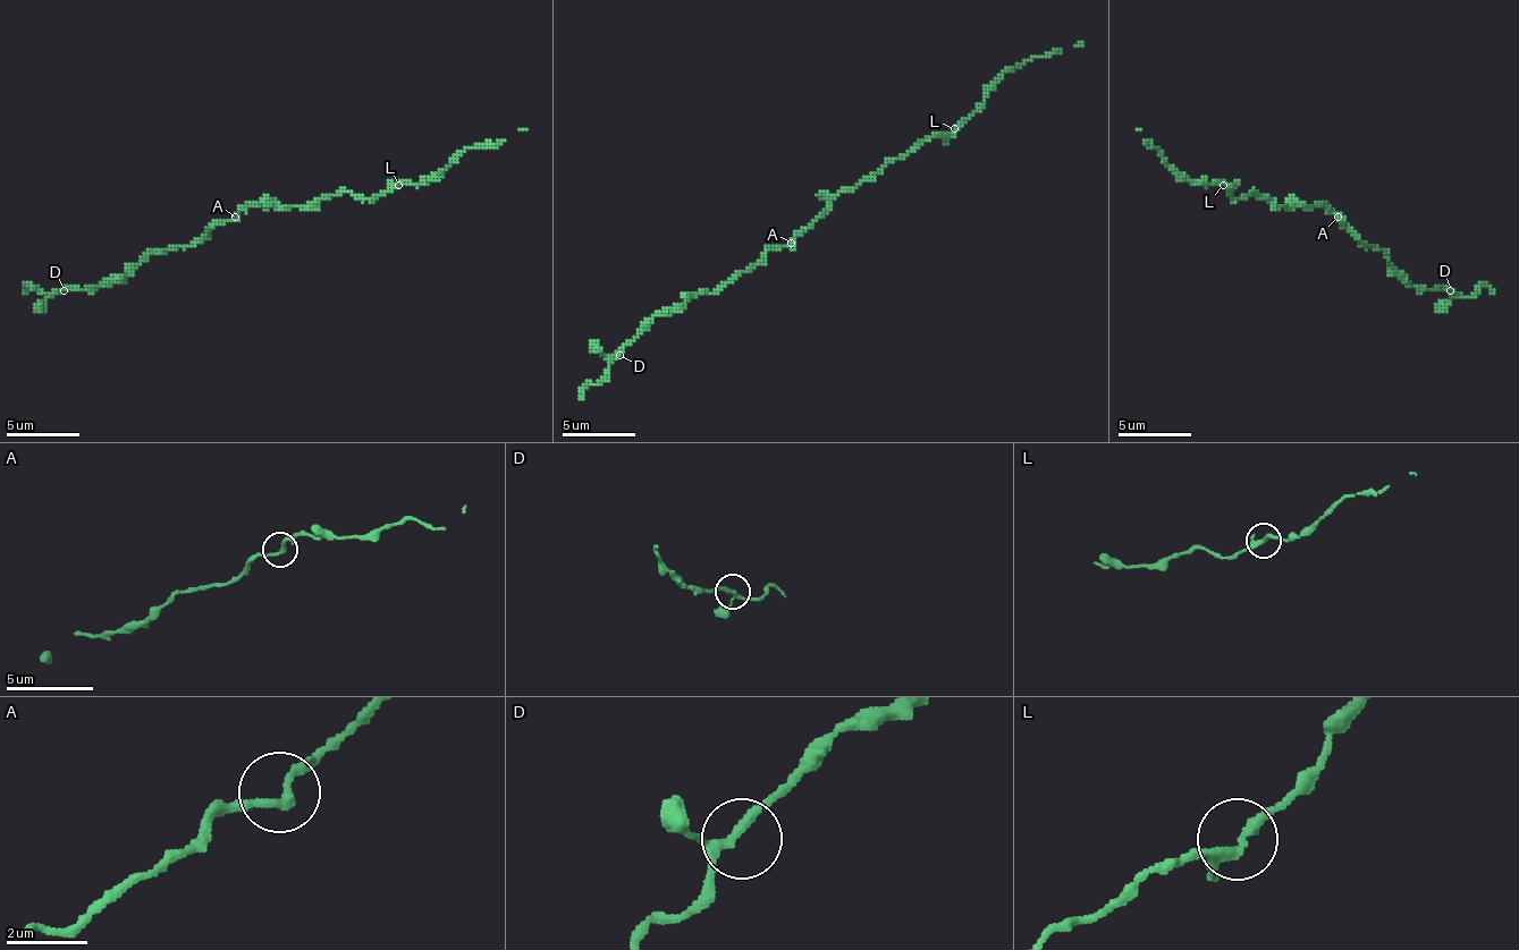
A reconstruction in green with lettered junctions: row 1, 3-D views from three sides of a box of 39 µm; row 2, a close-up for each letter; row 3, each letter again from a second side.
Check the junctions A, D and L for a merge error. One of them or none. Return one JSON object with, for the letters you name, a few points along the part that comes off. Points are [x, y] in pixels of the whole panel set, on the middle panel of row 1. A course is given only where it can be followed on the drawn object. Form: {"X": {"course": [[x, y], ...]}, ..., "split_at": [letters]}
{"split_at": []}

